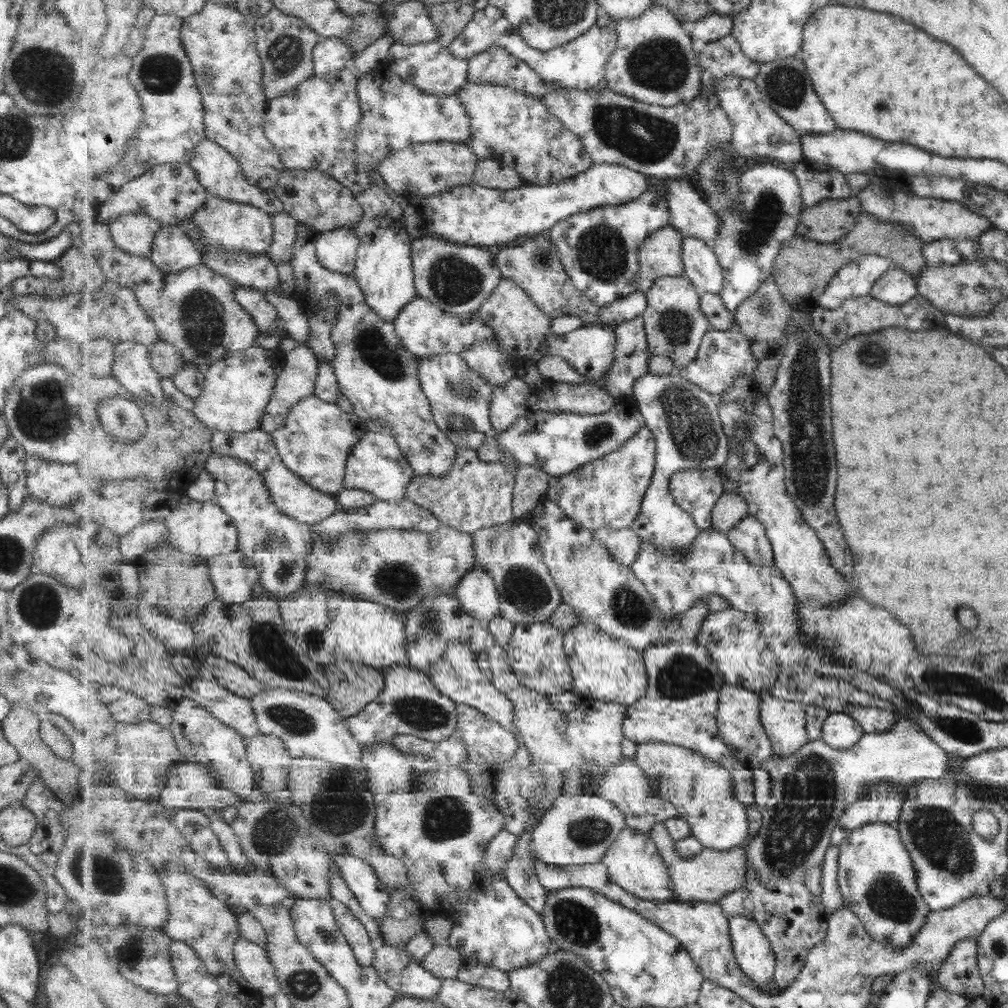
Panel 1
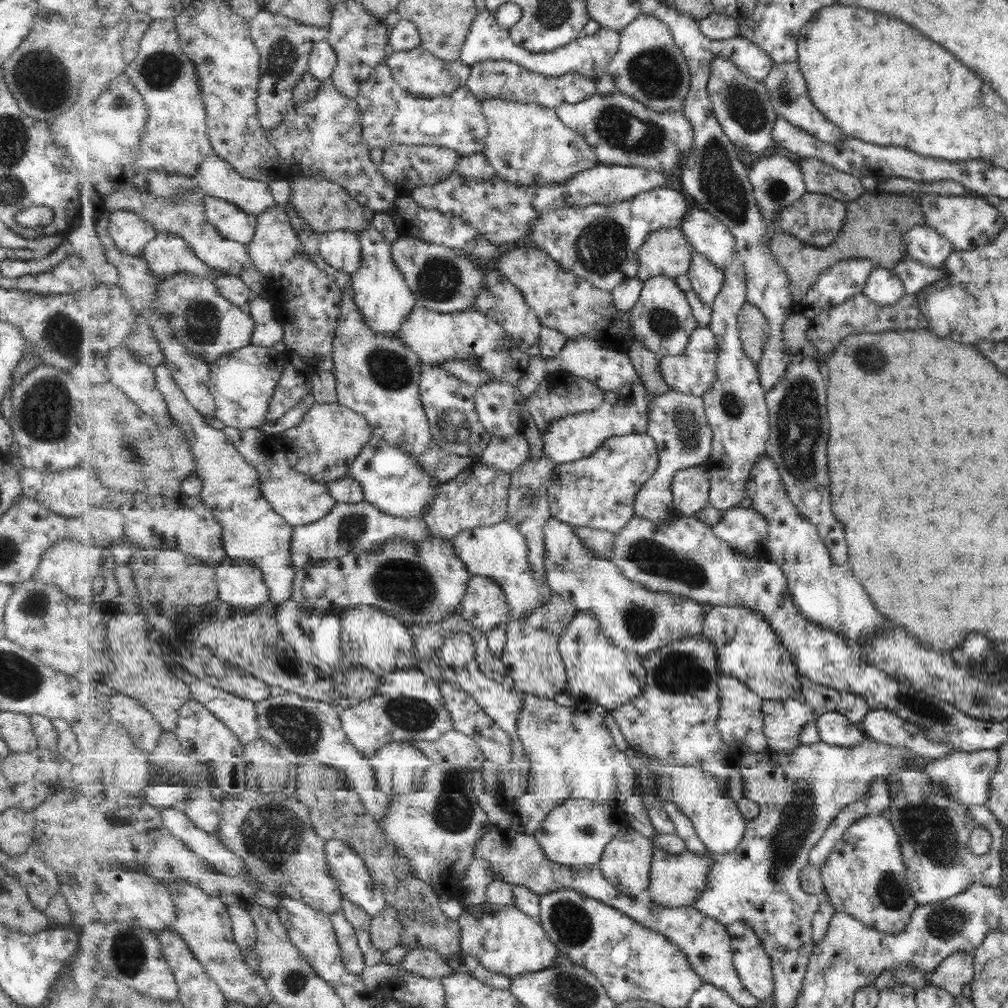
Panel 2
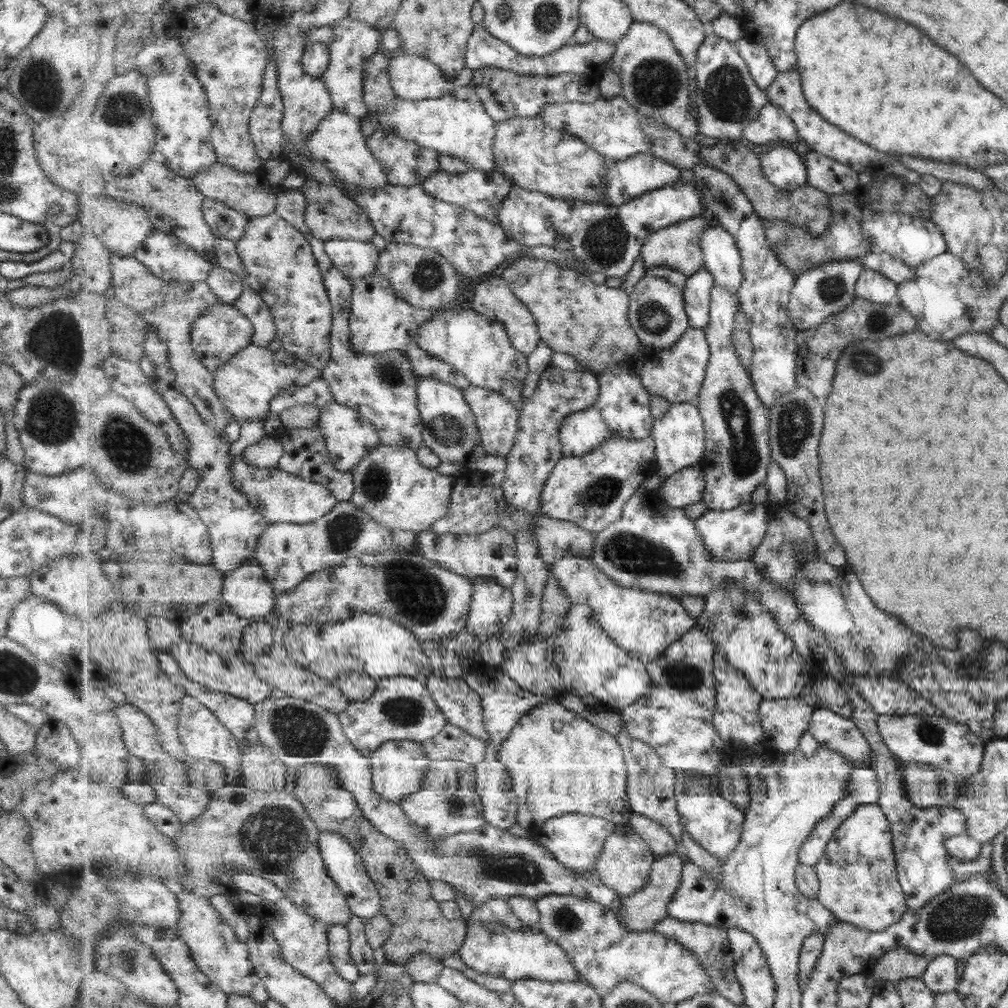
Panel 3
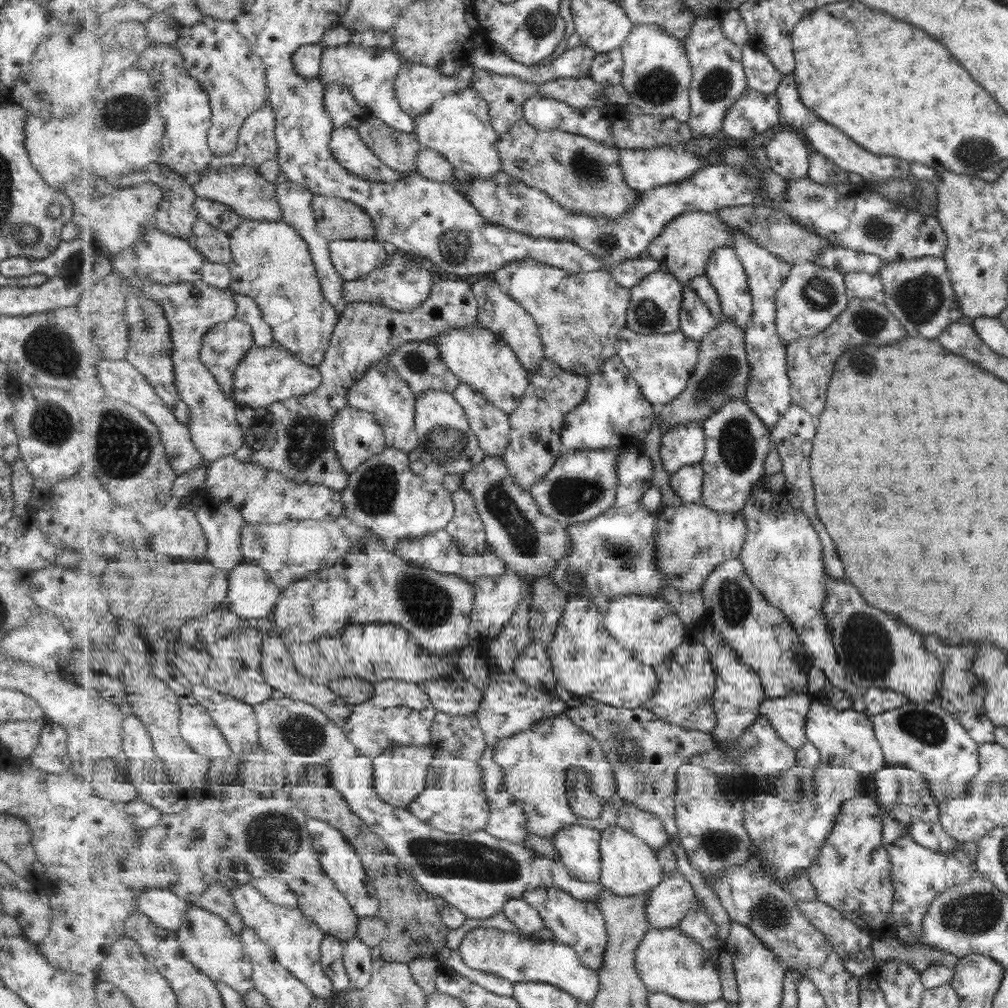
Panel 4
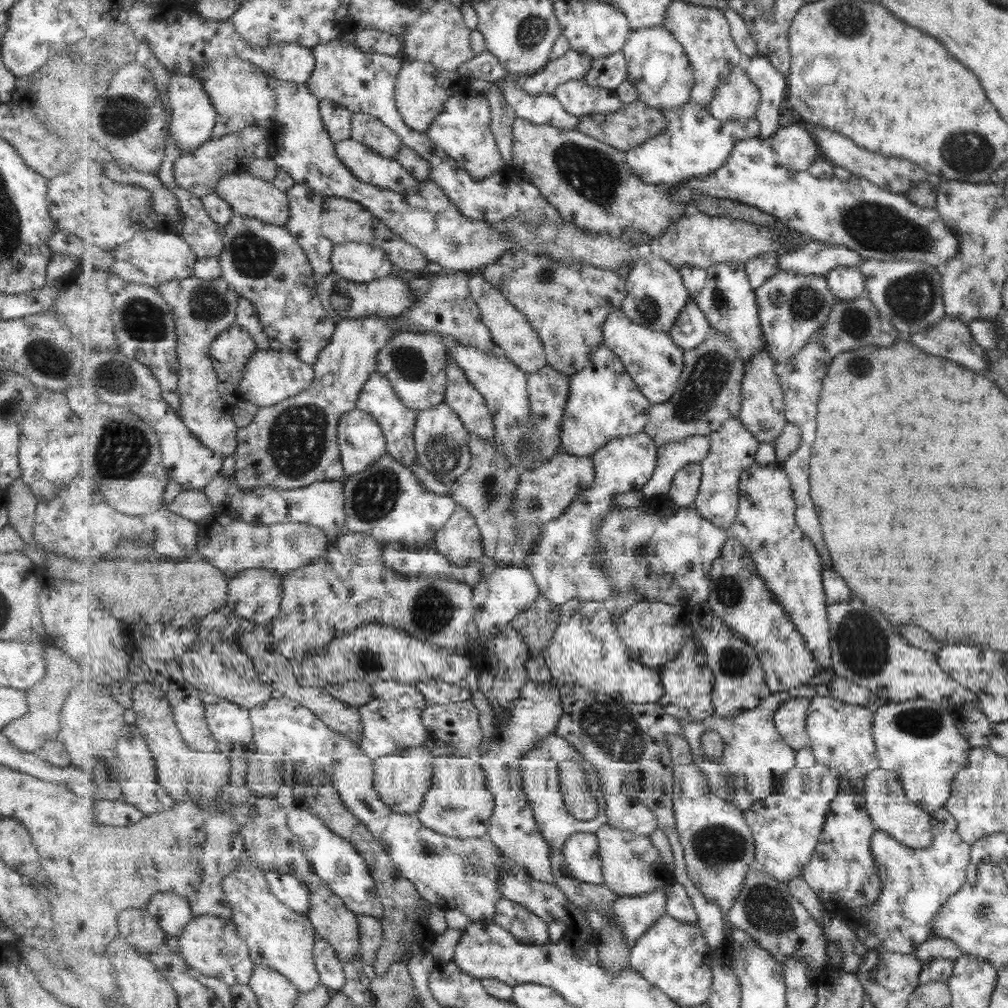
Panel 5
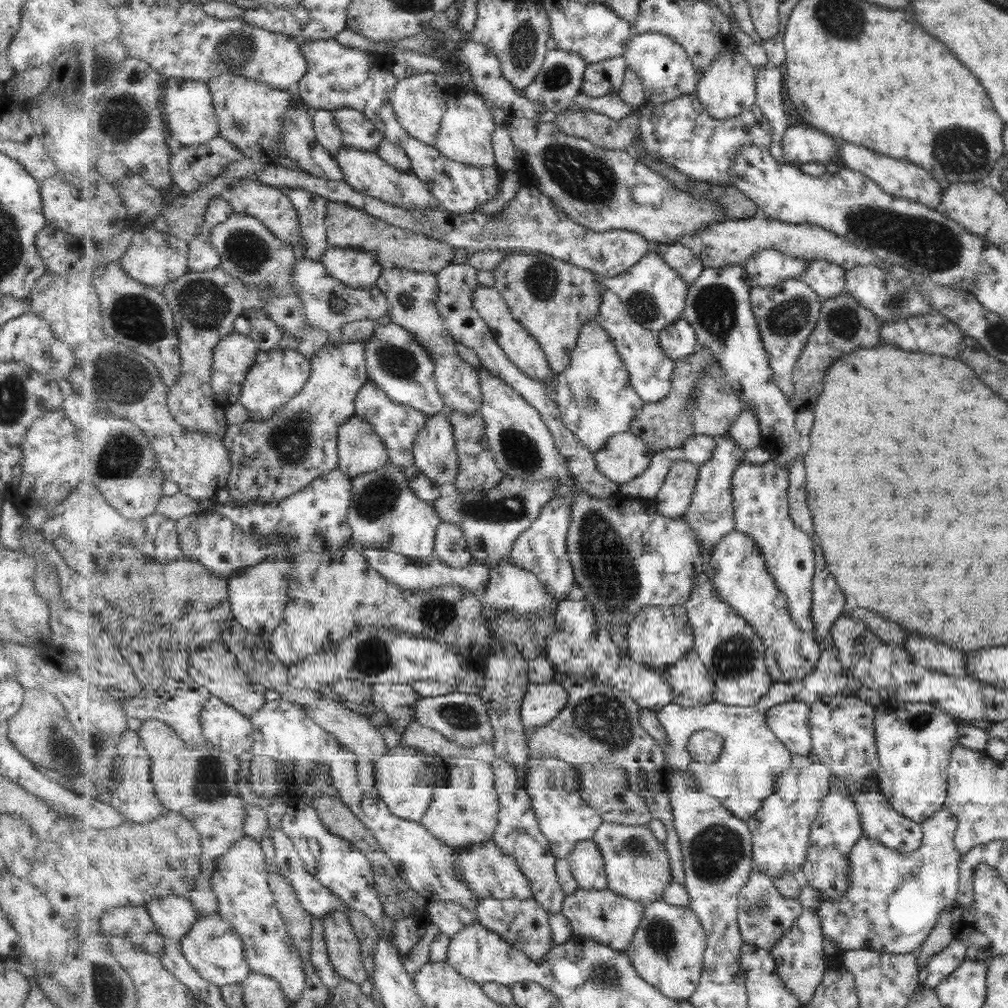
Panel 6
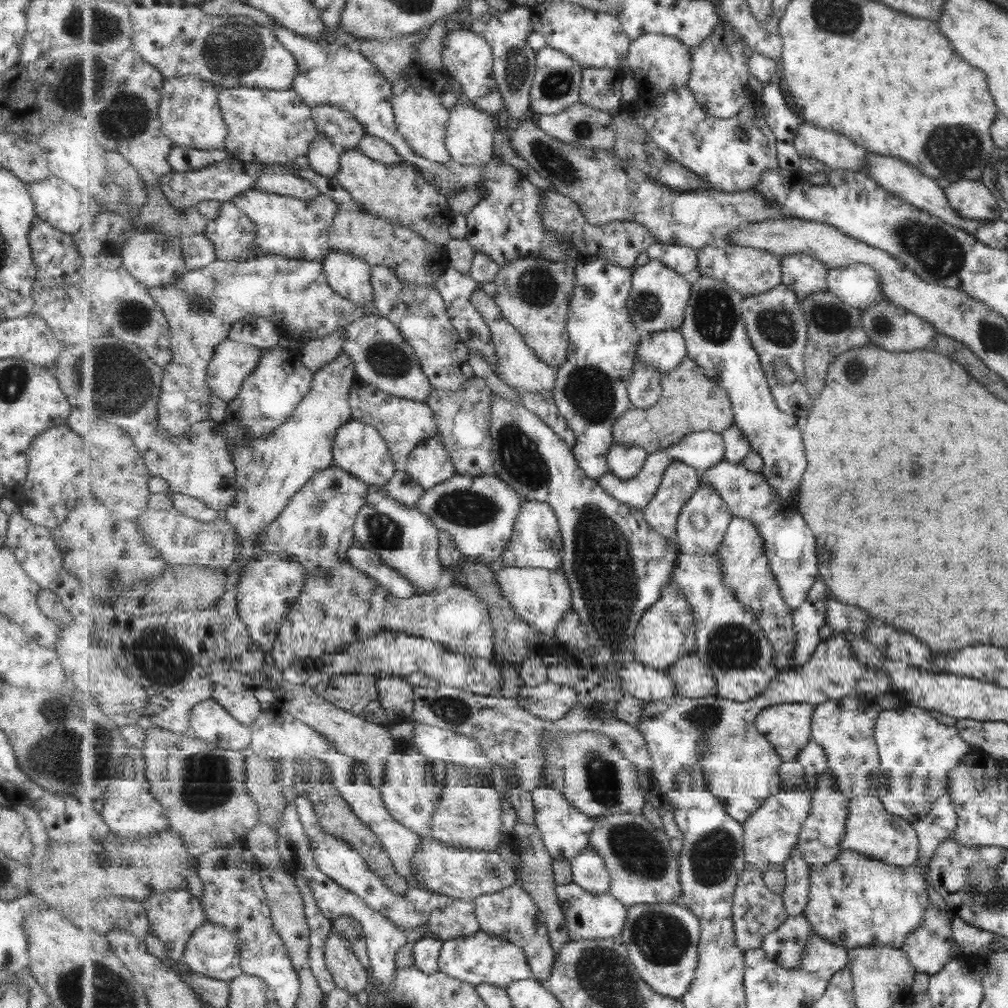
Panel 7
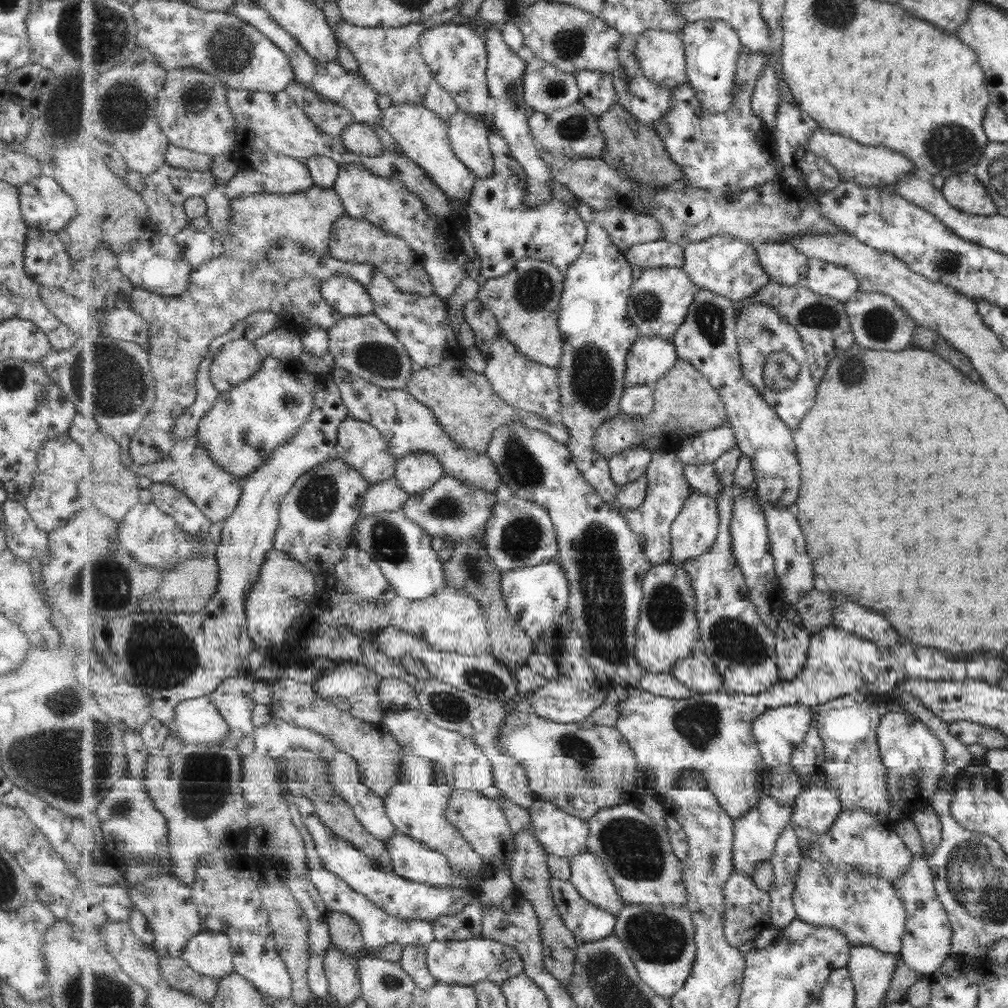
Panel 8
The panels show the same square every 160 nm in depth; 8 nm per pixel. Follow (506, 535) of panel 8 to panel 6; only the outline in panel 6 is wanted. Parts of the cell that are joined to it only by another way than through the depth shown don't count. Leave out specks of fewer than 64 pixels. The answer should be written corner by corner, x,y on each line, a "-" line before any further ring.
556,497
543,506
539,516
533,524
517,537
513,545
509,561
518,567
525,567
533,571
546,586
548,593
561,602
569,596
569,590
578,582
575,580
575,571
568,555
568,532
571,526
573,501
571,499
557,499

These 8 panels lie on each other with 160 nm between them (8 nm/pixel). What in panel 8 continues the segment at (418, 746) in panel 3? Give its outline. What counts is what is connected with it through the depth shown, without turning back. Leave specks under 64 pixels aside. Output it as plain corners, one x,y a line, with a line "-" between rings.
404,755
403,768
397,783
388,797
384,799
389,818
392,819
398,833
416,839
433,851
444,854
449,864
466,876
482,876
484,858
469,845
463,834
446,817
448,804
452,796
452,786
445,777
440,765
435,766
423,757

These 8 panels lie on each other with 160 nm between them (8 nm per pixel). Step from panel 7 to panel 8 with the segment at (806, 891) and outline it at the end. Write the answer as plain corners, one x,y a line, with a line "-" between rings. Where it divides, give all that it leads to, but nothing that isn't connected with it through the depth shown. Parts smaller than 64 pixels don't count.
791,825
783,829
781,838
777,840
777,850
774,851
770,863
775,871
775,882
773,888
768,890
771,903
771,924
772,927
786,927
798,918
793,900
793,893
796,887
796,880
801,870
804,858
803,849
801,849
802,841
795,834

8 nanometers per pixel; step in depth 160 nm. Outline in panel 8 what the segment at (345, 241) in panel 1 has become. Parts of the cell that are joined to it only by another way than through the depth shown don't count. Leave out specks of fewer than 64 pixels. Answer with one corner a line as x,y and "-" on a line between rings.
336,274
329,280
323,281
321,291
323,299
336,308
342,316
367,316
376,312
376,304
373,303
369,291
363,284
346,274

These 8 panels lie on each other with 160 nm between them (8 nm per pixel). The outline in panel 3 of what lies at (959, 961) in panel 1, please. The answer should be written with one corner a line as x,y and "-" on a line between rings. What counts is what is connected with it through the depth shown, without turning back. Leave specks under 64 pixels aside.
939,955
931,957
921,974
924,986
935,993
951,992
957,985
956,959
952,956

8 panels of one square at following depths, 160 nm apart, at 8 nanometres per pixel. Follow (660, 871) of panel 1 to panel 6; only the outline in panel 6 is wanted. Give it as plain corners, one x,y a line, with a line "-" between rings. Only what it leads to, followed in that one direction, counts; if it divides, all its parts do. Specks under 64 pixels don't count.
603,821
593,840
605,857
609,889
637,902
662,900
665,889
674,880
672,860
666,846
655,838
655,834
647,825
624,825

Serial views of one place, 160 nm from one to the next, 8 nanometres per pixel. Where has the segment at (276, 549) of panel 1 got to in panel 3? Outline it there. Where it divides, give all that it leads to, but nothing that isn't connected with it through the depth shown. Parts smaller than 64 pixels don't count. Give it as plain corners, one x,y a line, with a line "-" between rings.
149,326
145,341
147,356
138,364
148,374
152,385
171,407
177,422
190,442
189,466
202,474
197,490
191,495
191,505
209,527
213,549
213,565
222,573
237,570
247,562
254,562
254,554
264,530
271,524
236,484
232,475
234,454
230,454
229,438
220,428
209,426
198,413
196,406
180,390
175,371
169,362
168,346
155,328

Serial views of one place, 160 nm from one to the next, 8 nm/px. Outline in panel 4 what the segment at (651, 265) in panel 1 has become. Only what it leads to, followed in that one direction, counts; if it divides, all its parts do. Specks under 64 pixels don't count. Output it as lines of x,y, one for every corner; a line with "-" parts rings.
685,212
669,223
665,231
651,242
646,255
659,261
680,280
682,285
689,286
696,276
706,274
709,259
717,249
735,249
735,234
729,227
729,224
723,223
716,213

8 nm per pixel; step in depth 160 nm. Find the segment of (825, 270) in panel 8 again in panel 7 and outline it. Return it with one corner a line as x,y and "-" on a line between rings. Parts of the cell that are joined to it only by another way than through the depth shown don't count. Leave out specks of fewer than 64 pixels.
867,265
831,269
827,289
843,302
865,310
879,301
887,301
881,293
881,285
873,268

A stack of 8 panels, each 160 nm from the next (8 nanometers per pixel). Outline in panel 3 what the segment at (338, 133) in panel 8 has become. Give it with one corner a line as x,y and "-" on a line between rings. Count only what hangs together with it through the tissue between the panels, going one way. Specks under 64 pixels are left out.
379,127
368,136
368,147
384,166
391,184
413,186
422,185
436,170
440,170
440,152
421,146
398,135
393,129

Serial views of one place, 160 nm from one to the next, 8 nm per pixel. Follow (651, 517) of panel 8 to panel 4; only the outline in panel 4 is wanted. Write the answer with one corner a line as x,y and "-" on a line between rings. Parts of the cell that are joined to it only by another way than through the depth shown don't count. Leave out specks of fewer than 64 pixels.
701,463
684,466
671,476
671,492
683,503
701,504
704,493
704,466

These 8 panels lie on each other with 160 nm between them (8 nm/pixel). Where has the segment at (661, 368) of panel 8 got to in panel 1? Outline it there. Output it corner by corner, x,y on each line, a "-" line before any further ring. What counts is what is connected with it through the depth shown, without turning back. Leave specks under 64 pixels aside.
683,236
684,276
695,285
698,294
721,293
724,271
712,246
695,237

